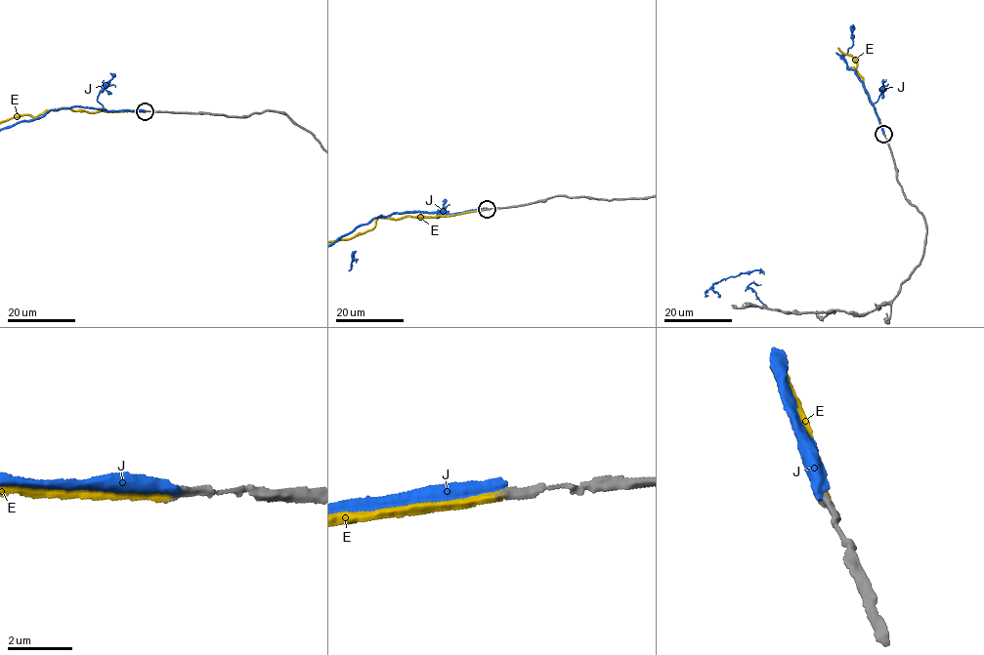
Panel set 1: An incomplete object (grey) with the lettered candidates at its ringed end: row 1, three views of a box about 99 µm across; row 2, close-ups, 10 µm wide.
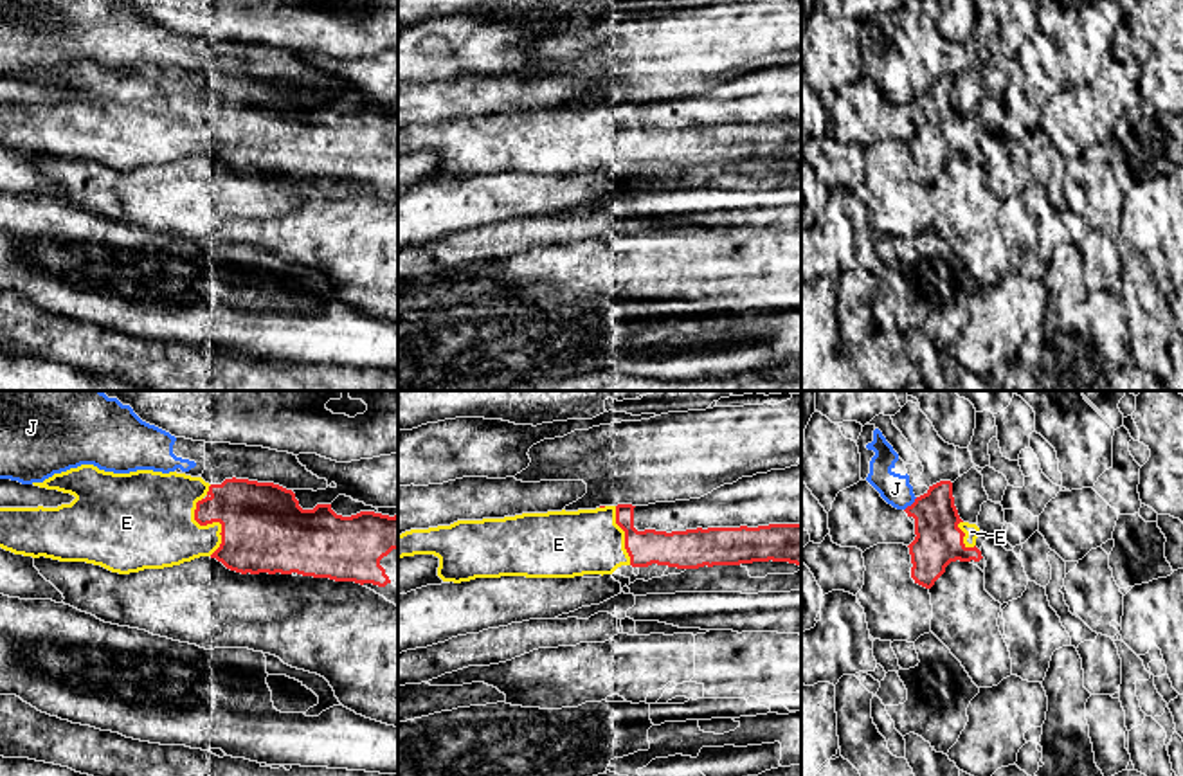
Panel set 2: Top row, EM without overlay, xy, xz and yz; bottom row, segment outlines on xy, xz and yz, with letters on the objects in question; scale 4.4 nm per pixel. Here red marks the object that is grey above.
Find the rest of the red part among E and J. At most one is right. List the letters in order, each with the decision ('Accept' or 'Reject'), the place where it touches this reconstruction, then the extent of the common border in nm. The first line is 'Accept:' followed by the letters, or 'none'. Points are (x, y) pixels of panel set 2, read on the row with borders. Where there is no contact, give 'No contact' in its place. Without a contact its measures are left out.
Accept: E
E: Accept. Touches red at xy (213, 521). Shared border 260 nm
J: Reject. Touches red at yz (912, 505). Shared border 90 nm

